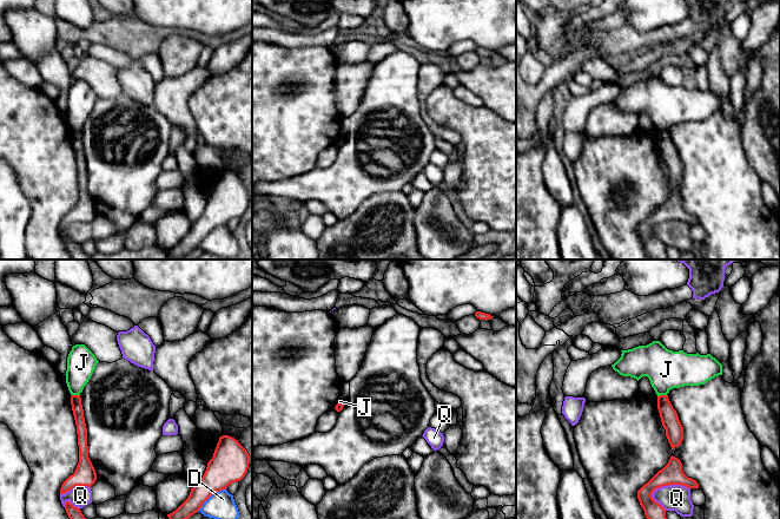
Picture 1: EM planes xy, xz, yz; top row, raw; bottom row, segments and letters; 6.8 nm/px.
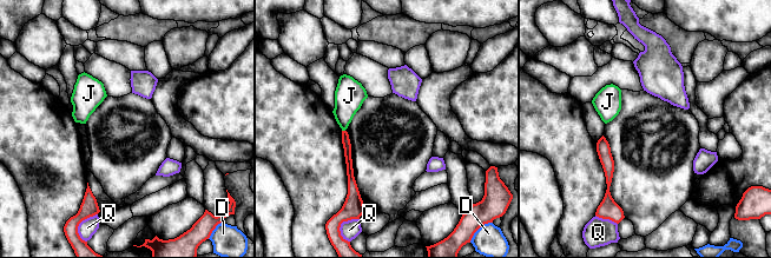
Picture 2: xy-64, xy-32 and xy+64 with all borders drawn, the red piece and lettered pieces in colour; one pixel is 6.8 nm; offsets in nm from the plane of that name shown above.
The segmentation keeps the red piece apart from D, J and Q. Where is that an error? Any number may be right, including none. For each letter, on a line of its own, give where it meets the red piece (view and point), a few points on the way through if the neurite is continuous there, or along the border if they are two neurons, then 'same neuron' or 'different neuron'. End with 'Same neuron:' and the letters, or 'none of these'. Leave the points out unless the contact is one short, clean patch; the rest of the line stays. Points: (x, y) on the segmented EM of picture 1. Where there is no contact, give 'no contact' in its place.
D: xy (210, 495) | along xy (225, 488), (215, 492), (197, 511) | different neuron
J: yz (661, 395) | along yz (666, 394), (658, 396) | different neuron
Q: yz (669, 484) | different neuron
Same neuron: none of these

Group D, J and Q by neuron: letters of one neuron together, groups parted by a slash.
D / J / Q

